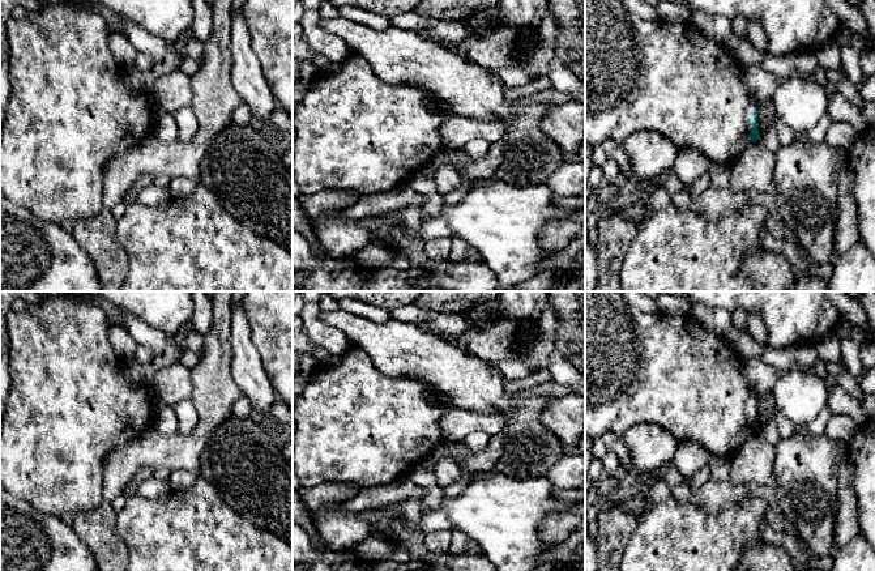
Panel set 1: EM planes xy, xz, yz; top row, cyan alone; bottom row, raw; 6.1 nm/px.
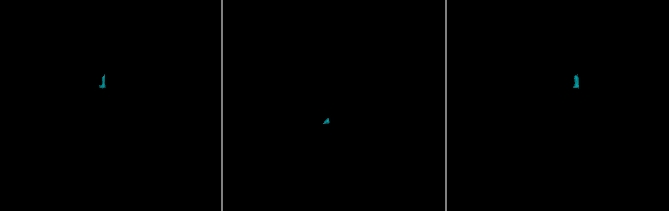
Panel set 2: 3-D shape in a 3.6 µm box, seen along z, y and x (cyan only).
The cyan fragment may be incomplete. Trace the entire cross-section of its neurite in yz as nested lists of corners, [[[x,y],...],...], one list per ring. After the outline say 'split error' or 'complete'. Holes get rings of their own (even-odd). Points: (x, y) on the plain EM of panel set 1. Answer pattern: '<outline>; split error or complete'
[[[585,291],[585,435],[601,438],[610,431],[622,436],[637,423],[656,423],[670,431],[680,442],[696,442],[716,456],[734,456],[735,452],[752,435],[761,432],[759,426],[756,393],[744,376],[744,359],[742,359],[721,337],[692,319],[691,315],[671,315],[661,310],[643,312],[635,310],[619,291]]]; split error

